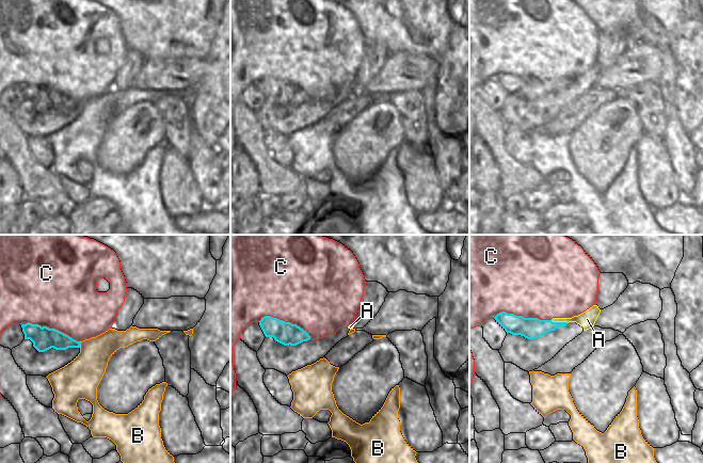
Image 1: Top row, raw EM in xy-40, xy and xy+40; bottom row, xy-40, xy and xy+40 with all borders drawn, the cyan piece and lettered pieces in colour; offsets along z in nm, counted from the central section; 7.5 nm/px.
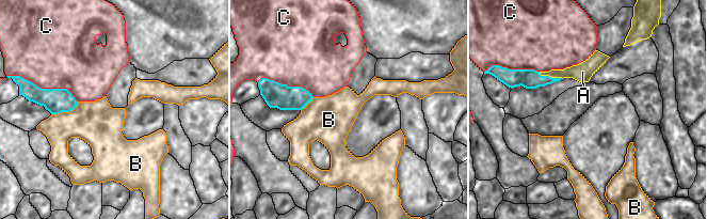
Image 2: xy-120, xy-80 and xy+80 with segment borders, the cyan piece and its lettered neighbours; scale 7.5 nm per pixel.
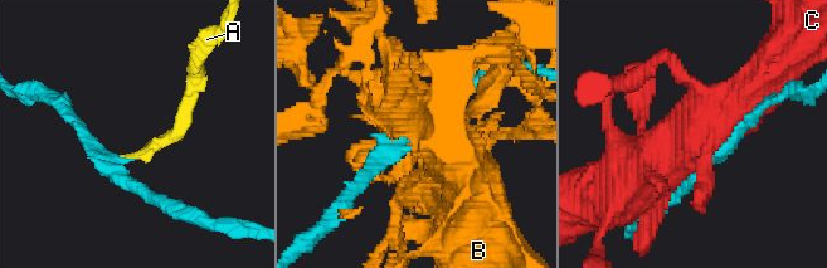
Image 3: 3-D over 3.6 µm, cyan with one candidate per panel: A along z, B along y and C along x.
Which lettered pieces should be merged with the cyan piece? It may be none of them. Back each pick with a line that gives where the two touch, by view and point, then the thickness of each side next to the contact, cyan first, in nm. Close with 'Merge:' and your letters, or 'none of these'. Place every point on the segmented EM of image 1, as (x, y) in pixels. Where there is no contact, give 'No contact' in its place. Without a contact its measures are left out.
Merge: none of these

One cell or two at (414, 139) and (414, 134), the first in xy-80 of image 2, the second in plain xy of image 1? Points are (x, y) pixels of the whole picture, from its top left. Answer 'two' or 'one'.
one

